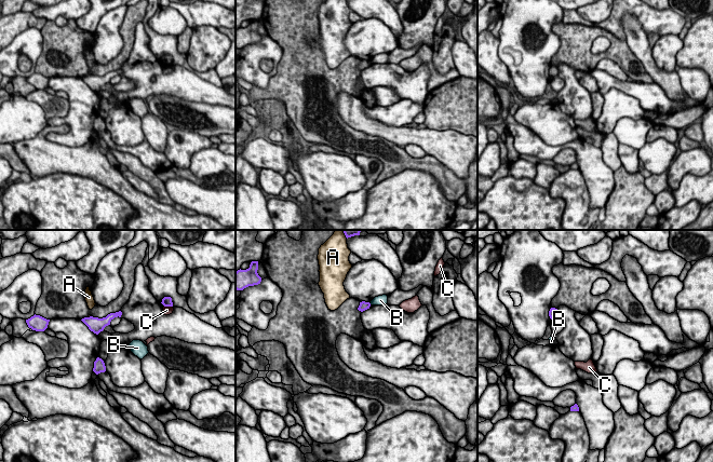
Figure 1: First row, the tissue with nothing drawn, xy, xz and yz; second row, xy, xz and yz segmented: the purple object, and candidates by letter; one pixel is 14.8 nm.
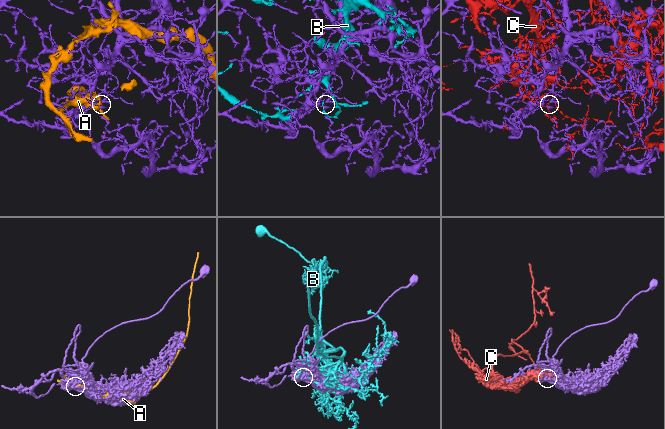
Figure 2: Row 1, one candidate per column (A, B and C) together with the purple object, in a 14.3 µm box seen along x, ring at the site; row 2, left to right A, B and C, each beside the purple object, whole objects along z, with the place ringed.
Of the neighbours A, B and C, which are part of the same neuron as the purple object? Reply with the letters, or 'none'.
none

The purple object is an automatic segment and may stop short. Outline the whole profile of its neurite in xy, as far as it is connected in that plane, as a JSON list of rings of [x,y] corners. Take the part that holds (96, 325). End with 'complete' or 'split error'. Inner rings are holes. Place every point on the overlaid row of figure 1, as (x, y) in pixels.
[[[116,312],[116,313],[110,313],[108,314],[106,317],[103,318],[98,318],[98,317],[84,317],[81,321],[89,327],[89,329],[91,331],[93,331],[94,334],[98,335],[100,331],[104,330],[104,328],[108,325],[110,325],[110,322],[115,318],[115,317],[121,317],[122,312]]] | complete

